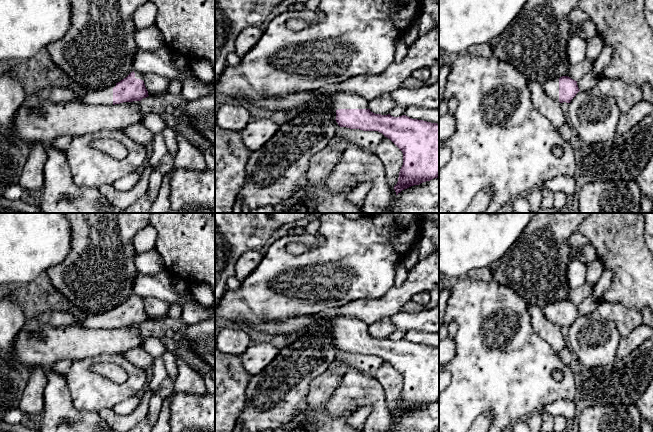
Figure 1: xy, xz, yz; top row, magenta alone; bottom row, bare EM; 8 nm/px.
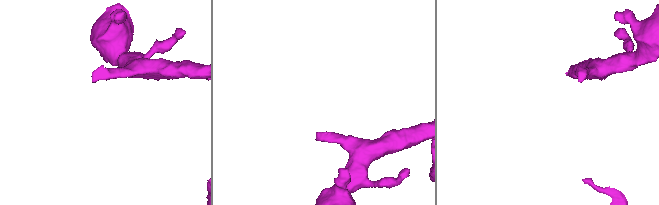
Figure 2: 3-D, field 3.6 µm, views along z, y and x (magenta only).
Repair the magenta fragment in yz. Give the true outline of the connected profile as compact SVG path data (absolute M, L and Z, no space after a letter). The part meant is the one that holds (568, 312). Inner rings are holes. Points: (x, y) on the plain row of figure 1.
M568 300L560 302L548 303L542 308L545 317L552 323L560 327L570 327L571 324L580 315L577 305Z

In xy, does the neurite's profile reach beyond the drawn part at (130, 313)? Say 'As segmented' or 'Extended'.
Extended

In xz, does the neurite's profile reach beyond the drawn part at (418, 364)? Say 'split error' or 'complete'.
split error

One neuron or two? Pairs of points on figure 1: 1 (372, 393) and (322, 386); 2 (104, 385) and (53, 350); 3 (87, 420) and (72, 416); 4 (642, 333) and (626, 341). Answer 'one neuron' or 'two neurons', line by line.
1: two neurons
2: two neurons
3: one neuron
4: one neuron

